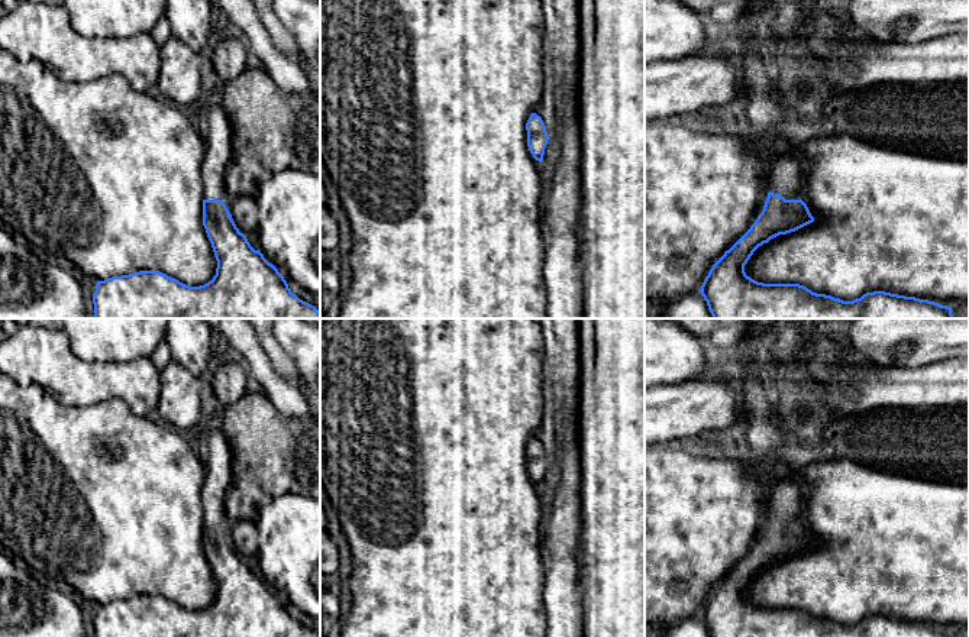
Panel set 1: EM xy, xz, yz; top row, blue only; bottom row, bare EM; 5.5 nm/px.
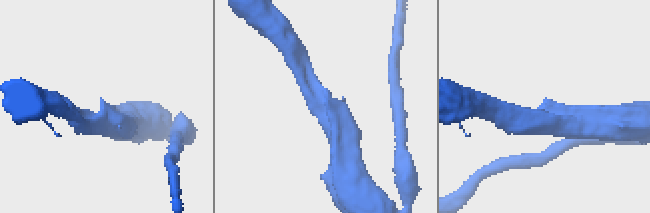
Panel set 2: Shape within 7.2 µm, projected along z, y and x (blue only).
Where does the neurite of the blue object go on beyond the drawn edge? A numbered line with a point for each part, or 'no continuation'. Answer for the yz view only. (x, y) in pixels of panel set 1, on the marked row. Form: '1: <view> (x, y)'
1: yz (765, 113)

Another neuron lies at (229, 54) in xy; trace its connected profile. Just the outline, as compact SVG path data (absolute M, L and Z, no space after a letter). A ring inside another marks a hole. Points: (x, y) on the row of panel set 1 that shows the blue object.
M236 32L217 35L207 54L219 75L220 85L236 78L253 64L245 39Z

